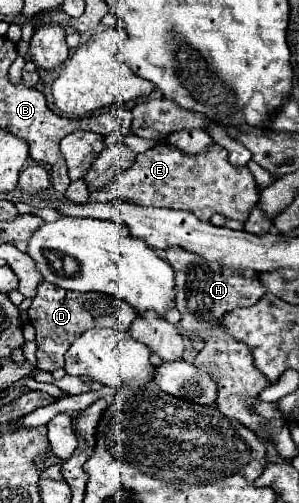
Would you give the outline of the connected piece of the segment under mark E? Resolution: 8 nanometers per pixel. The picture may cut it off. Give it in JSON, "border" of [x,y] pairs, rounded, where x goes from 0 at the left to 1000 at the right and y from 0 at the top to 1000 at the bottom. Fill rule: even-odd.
{"border":[[[569,284],[522,288],[482,304],[462,304],[441,336],[408,340],[368,372],[301,384],[301,400],[388,400],[435,396],[455,408],[495,412],[562,412],[622,416],[649,423],[669,439],[696,439],[716,423],[789,435],[803,443],[829,439],[836,416],[870,396],[856,364],[829,332],[776,332],[763,324],[763,300],[736,288],[709,288],[702,300],[669,308],[615,308]]]}

